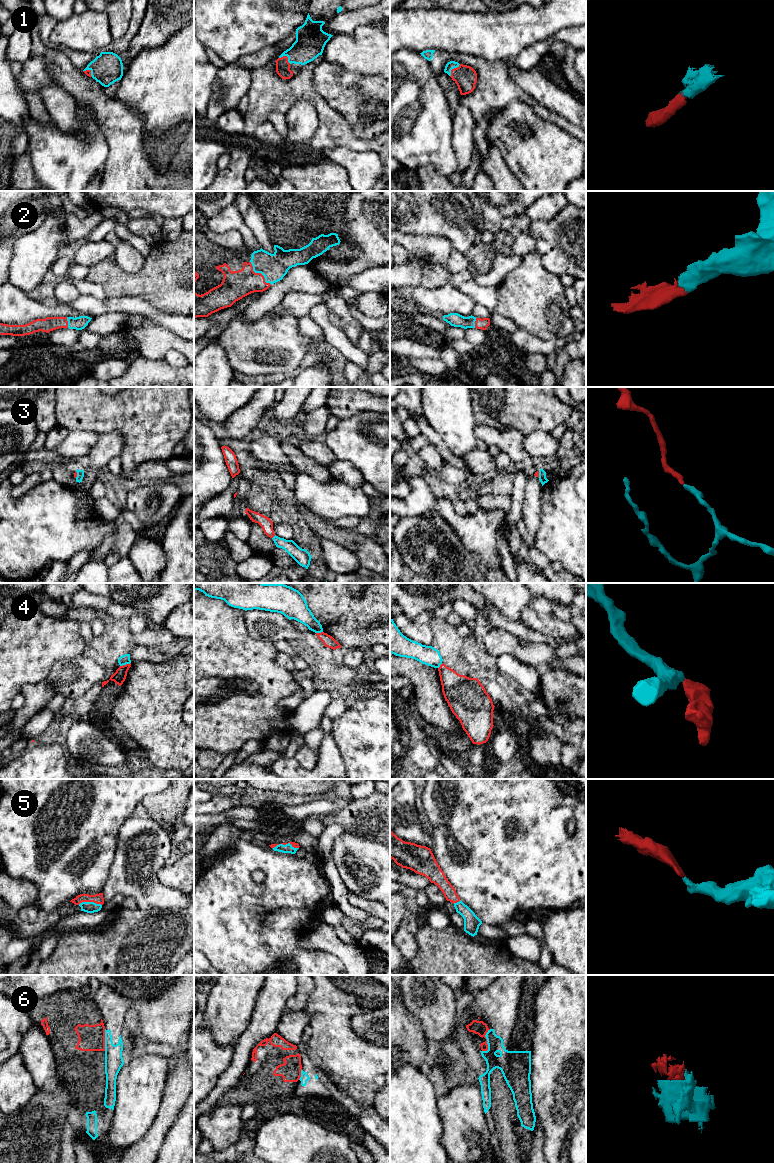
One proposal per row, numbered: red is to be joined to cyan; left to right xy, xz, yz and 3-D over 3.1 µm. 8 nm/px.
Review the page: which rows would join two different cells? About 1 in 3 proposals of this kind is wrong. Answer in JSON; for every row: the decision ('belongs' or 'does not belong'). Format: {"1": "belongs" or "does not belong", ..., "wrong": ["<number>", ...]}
{"1": "belongs", "2": "belongs", "3": "belongs", "4": "does not belong", "5": "belongs", "6": "does not belong", "wrong": ["4", "6"]}

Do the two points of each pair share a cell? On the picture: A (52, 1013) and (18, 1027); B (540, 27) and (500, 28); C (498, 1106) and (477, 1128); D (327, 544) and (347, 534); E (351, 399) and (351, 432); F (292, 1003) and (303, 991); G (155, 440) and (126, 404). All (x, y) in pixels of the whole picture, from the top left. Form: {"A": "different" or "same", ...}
{"A": "different", "B": "same", "C": "different", "D": "different", "E": "different", "F": "same", "G": "same"}

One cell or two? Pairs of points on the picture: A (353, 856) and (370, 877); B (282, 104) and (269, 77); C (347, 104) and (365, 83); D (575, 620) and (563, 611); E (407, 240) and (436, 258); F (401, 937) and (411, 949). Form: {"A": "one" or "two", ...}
{"A": "one", "B": "one", "C": "one", "D": "one", "E": "one", "F": "one"}

